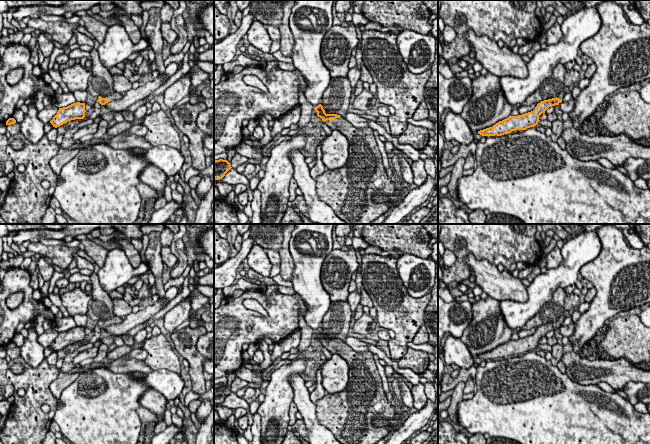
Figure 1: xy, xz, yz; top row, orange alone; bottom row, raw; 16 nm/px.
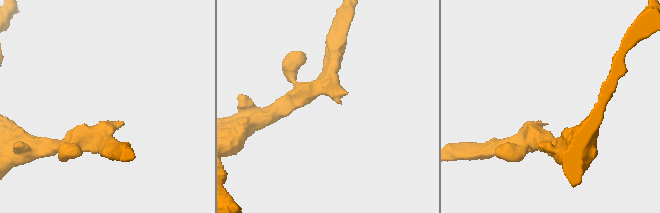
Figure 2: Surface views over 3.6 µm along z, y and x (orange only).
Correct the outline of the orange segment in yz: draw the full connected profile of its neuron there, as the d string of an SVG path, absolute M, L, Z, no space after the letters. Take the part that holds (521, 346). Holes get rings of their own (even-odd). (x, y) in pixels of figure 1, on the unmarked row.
M568 313L562 315L556 322L541 325L531 336L518 340L510 339L508 342L499 345L492 351L478 355L478 358L482 360L501 360L515 354L526 354L527 352L534 351L540 345L539 340L542 337L545 337L549 331L559 329L562 326L567 314Z

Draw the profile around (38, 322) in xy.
M38 315L34 320L34 327L36 332L41 335L44 333L43 322L45 321L45 317L43 315Z

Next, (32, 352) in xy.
M35 327L28 329L28 336L24 338L24 344L20 347L21 357L31 367L38 367L45 359L44 347L38 343L39 334Z

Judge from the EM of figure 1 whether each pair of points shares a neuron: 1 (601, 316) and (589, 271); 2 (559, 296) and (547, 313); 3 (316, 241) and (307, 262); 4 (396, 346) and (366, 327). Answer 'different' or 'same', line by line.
1: same
2: same
3: same
4: different

